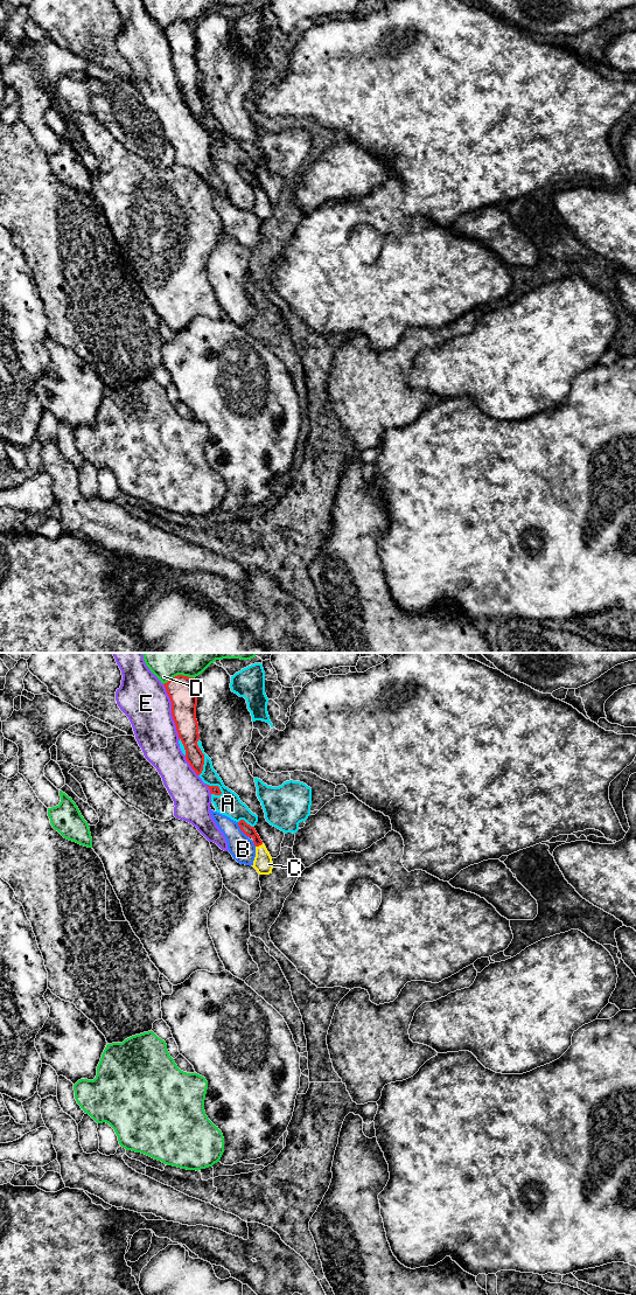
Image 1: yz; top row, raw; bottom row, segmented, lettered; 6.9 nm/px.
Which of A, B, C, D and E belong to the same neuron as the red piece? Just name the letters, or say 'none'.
C

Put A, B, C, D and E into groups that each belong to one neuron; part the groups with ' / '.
A / B / C / D / E

